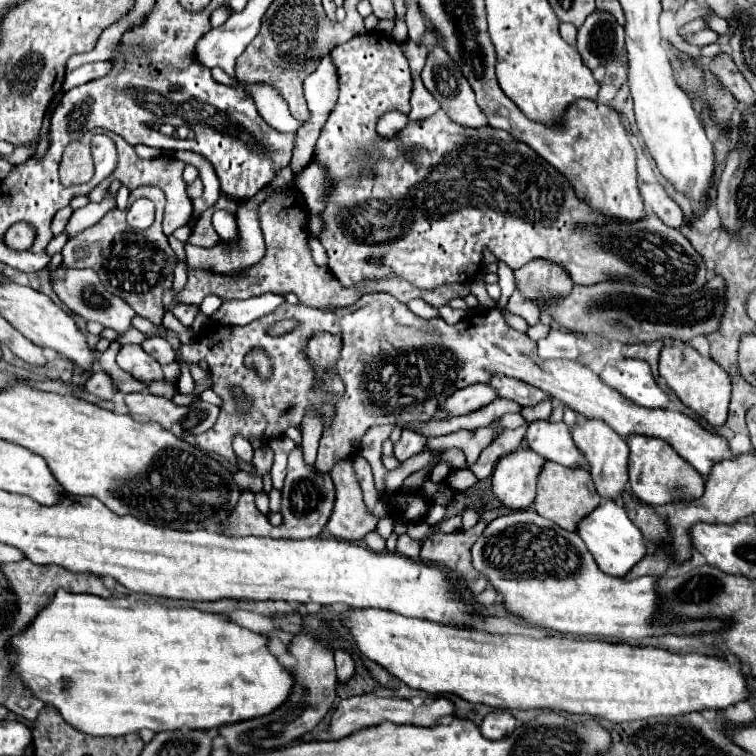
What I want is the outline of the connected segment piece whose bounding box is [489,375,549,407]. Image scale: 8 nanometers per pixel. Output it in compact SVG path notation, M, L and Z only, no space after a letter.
M493 375L493 379L489 381L489 385L497 391L497 395L501 399L511 399L519 405L535 405L539 403L541 399L549 397L545 391L529 385L529 383L523 383L519 379L511 379L511 377L505 377L505 375Z

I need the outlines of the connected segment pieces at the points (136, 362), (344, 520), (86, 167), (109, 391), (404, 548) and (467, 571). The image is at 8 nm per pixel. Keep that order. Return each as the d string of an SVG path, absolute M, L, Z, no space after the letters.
M123 345L121 351L117 353L117 365L145 383L163 379L161 365L153 357L143 353L141 345Z
M353 457L335 463L331 471L337 489L337 499L335 499L333 515L327 523L327 531L337 539L359 541L377 527L379 519L365 507L363 493L355 477L351 459Z
M87 137L83 141L73 141L67 145L59 167L59 177L61 185L67 187L77 183L87 183L93 177L93 159Z
M95 371L89 381L85 383L85 389L93 395L97 395L99 399L113 399L117 395L117 389L113 387L113 379L109 379L109 375L105 371Z
M401 535L399 541L397 541L397 551L405 557L411 557L411 559L417 559L417 541L411 539L409 535Z
M479 521L469 531L457 531L457 533L449 533L449 535L431 533L423 541L421 559L429 561L429 563L441 563L447 569L455 571L461 581L467 579L467 591L471 591L473 595L479 595L489 585L489 581L485 579L485 575L481 575L479 571L473 569L471 547L477 541L477 537L485 531L485 527L487 527L487 523Z

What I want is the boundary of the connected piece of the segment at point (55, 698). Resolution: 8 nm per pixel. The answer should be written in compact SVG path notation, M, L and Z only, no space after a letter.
M59 589L55 593L55 599L33 619L33 623L27 627L27 631L15 635L9 641L9 647L11 647L9 659L13 661L13 677L21 677L29 685L33 695L37 695L41 701L53 703L71 727L75 727L81 733L95 735L95 737L117 737L117 735L127 735L127 733L135 733L141 729L151 729L155 733L175 731L181 727L215 729L215 727L229 725L229 723L257 719L257 717L273 713L277 707L281 707L281 703L285 703L285 699L289 699L289 691L293 687L291 671L287 671L277 661L277 657L269 651L269 639L265 635L253 633L219 613L203 613L193 607L169 607L169 605L161 605L161 603L151 605L145 601L131 601L125 597L101 599L97 595L75 595L75 593L67 593L67 591Z

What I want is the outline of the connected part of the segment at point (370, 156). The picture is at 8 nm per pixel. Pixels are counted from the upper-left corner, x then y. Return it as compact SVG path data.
M367 33L367 35L359 35L349 39L347 43L337 45L331 53L329 53L335 69L337 69L337 77L339 77L339 99L333 107L333 111L329 113L327 123L321 129L319 141L315 145L313 151L313 161L321 163L327 171L327 175L331 177L331 193L327 199L325 209L321 211L323 217L323 231L321 231L321 245L327 251L327 259L329 259L329 271L333 273L333 277L343 285L343 287L351 287L357 285L363 277L371 277L371 275L387 275L387 273L395 273L401 277L407 277L409 283L417 289L437 289L441 285L453 285L453 283L471 283L477 275L477 267L483 261L483 253L485 249L489 249L499 261L507 263L513 271L523 267L525 263L533 261L533 259L545 259L551 263L557 263L559 267L565 267L565 271L569 273L569 277L573 279L575 285L593 285L599 281L605 281L607 277L633 277L637 283L651 287L653 291L661 291L667 295L689 295L697 289L701 289L707 281L707 271L705 271L705 263L701 259L701 255L697 255L697 251L691 247L691 243L683 237L683 233L679 229L671 229L667 227L661 219L657 219L655 215L645 217L641 221L635 223L623 223L623 221L615 221L615 219L605 219L597 213L593 213L589 209L589 205L581 199L575 197L573 187L569 185L569 181L555 171L545 159L541 159L529 145L517 141L515 137L511 137L507 131L501 129L493 129L493 127L479 127L479 129L469 129L463 127L459 123L453 123L445 111L437 111L431 118L423 121L410 121L405 129L401 129L395 137L387 139L387 137L379 137L375 131L375 123L377 119L391 111L391 109L399 109L402 113L408 114L411 110L411 73L409 73L409 65L407 59L403 57L401 45L393 43L391 39L387 39L381 33Z

